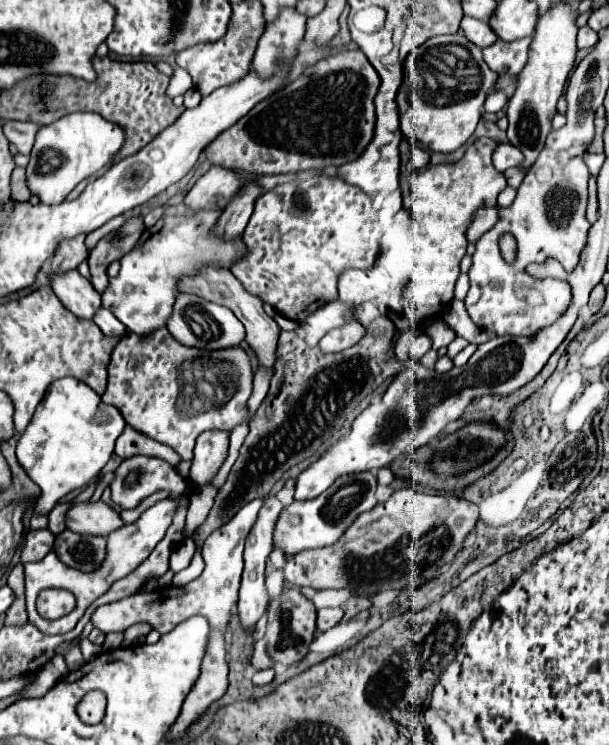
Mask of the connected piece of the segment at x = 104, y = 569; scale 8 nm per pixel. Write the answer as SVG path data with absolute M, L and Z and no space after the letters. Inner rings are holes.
M171 498L161 500L161 502L153 504L151 508L147 508L147 510L139 516L139 520L135 520L133 524L123 526L123 530L119 530L119 532L107 536L107 562L103 562L103 566L101 566L99 570L95 570L95 574L83 574L83 572L79 572L79 570L71 570L69 566L63 566L63 564L57 560L55 552L49 552L49 554L47 554L43 560L39 560L39 562L25 564L25 596L27 596L29 622L35 624L35 626L39 626L39 630L43 630L45 634L65 634L65 632L69 632L69 630L79 622L79 618L83 616L85 608L87 608L95 598L99 598L101 594L105 594L105 592L109 590L109 586L111 586L115 580L127 576L131 570L135 570L135 568L151 554L151 550L163 540L167 528L171 526L177 508L179 508L179 504L177 504L175 500L171 500ZM47 588L63 588L63 590L73 592L73 596L75 596L75 600L77 600L77 606L75 606L69 614L65 614L65 616L61 616L61 618L57 618L57 620L45 620L45 618L41 618L39 612L37 612L37 608L35 608L35 598L39 596L41 590L47 590Z

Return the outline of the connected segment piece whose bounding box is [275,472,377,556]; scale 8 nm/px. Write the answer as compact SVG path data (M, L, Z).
M355 472L339 476L323 494L313 500L293 502L281 516L275 528L275 546L281 548L287 556L297 554L307 548L323 548L337 542L339 534L363 512L371 510L377 504L375 498L377 478L371 472Z

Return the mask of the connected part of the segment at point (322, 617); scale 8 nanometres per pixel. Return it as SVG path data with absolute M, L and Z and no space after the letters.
M323 608L317 612L317 630L325 632L325 630L333 628L341 618L343 618L341 608Z

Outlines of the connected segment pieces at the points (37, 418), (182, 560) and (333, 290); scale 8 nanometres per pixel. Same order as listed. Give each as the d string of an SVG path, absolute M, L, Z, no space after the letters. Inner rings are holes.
M77 378L55 380L39 402L27 430L17 442L17 458L29 478L41 488L35 514L49 510L69 492L87 486L109 462L125 420L115 406L101 402L99 394Z
M185 538L185 540L173 550L173 554L171 554L171 558L169 558L169 570L171 570L171 572L179 572L179 570L187 568L189 562L191 562L191 558L193 558L193 554L195 554L195 544L193 544L191 538Z
M333 176L295 180L265 192L255 200L253 216L245 228L243 242L247 252L231 272L247 290L271 304L281 316L301 324L311 312L337 298L337 280L347 268L371 268L379 252L379 226L371 208L371 198L357 186L345 184Z

